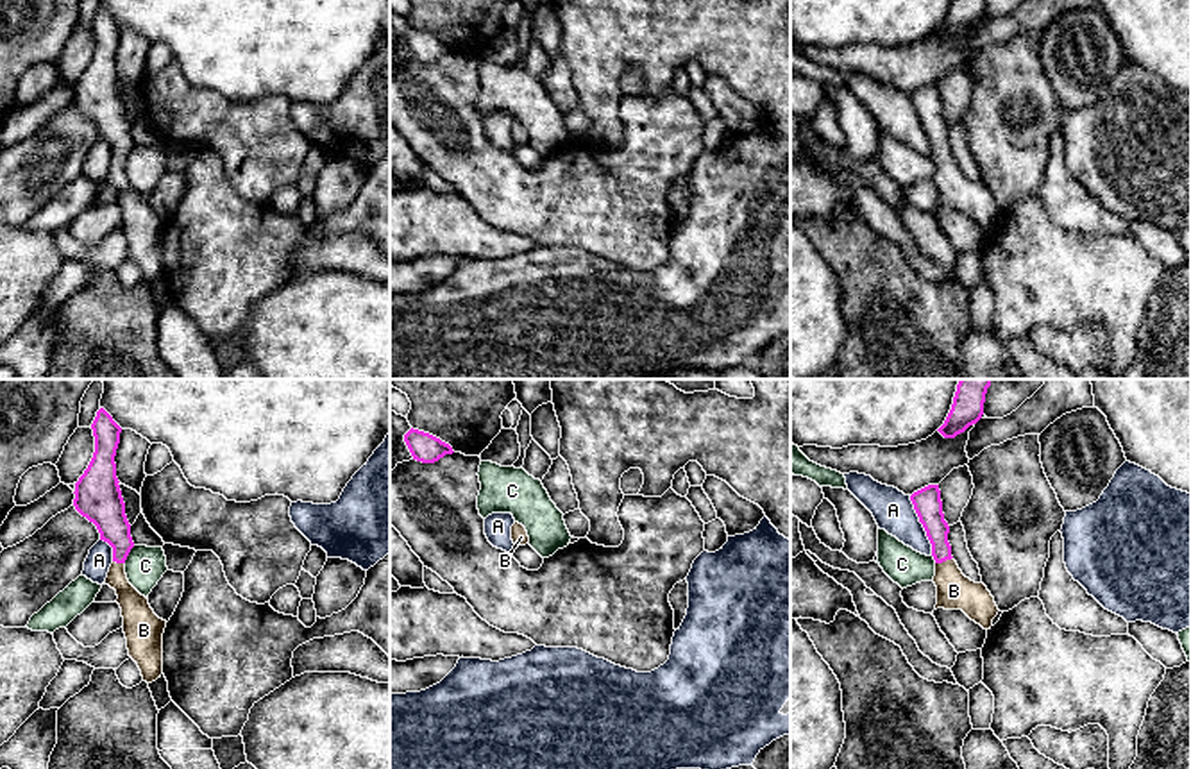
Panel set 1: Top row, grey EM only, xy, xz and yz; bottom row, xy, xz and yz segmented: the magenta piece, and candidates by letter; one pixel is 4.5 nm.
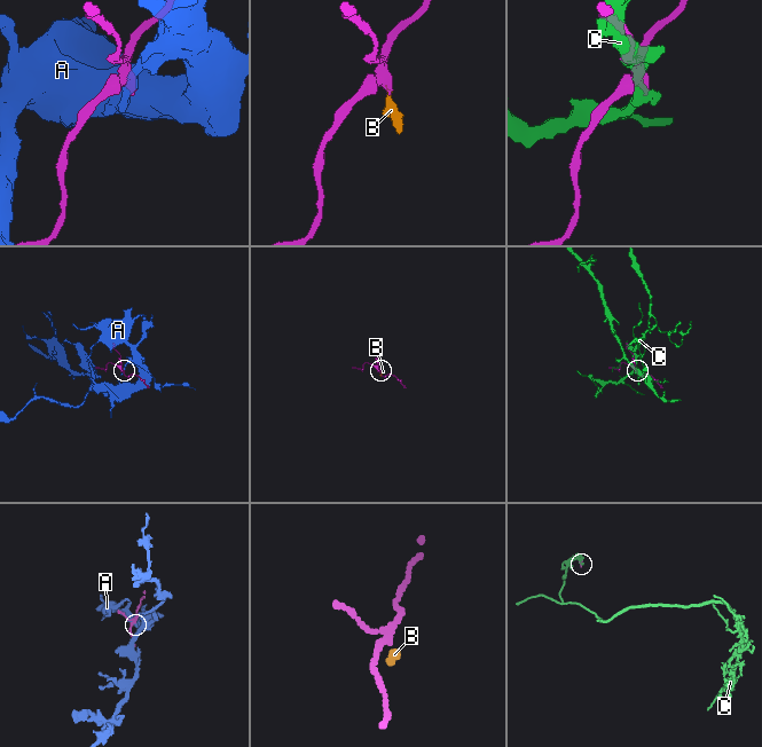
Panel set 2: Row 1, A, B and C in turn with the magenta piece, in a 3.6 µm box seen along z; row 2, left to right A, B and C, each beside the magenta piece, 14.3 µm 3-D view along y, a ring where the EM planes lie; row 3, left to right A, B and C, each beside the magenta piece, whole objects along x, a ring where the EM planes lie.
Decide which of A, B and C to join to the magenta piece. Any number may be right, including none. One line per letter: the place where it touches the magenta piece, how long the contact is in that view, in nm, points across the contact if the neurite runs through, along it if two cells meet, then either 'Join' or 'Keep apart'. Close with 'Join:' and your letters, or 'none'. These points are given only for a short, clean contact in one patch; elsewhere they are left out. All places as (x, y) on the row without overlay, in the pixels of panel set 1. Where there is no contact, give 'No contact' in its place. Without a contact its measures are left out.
A: Touches magenta at yz (923, 126). Shared border 300 nm. Keep apart
B: Touches magenta at yz (943, 160). Shared border 90 nm. Path across: yz (929, 106), (943, 160), (954, 190). Join
C: Touches magenta at xy (127, 154). Shared border 90 nm. Keep apart
Join: B

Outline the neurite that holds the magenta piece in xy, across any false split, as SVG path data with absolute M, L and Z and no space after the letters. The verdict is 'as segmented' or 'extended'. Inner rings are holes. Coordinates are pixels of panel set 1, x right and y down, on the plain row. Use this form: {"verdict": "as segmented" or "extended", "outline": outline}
{"verdict": "extended", "outline": "M100 7L91 23L95 52L75 82L75 109L93 122L100 139L113 147L113 163L106 184L116 190L122 207L129 256L138 263L143 281L152 283L163 274L163 232L166 220L159 218L127 179L125 159L134 147L125 102L116 77L116 48L122 27Z"}

